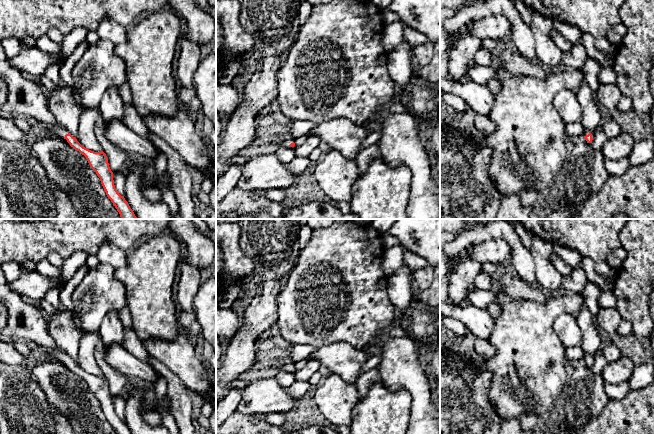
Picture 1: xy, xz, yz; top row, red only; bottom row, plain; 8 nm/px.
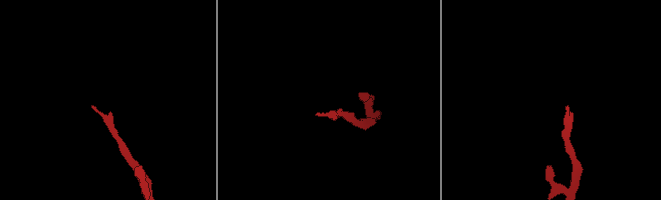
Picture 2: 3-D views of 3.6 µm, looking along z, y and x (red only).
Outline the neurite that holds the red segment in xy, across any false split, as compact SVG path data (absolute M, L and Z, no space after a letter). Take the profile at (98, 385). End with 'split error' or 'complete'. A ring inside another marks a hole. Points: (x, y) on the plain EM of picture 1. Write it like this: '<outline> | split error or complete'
M38 345L39 349L49 355L52 355L56 360L64 363L71 371L84 379L90 391L96 396L100 402L101 408L106 416L107 421L111 424L117 434L132 434L125 424L115 412L113 404L113 396L111 395L106 378L102 376L94 376L83 371L75 361L62 349L56 349L53 352L48 352L47 349Z | split error

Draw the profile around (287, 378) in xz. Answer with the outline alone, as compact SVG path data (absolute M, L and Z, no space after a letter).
M279 370L276 375L276 379L281 382L284 386L288 387L296 381L295 373Z

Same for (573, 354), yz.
M581 346L579 347L567 347L565 353L567 361L571 363L577 363L583 361L584 353Z

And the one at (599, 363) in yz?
M599 349L594 355L594 362L592 364L592 371L598 374L601 374L603 371L603 368L606 365L606 359L603 355L602 349Z

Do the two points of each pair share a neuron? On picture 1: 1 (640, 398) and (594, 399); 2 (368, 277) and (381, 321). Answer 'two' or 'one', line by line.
1: two
2: one

